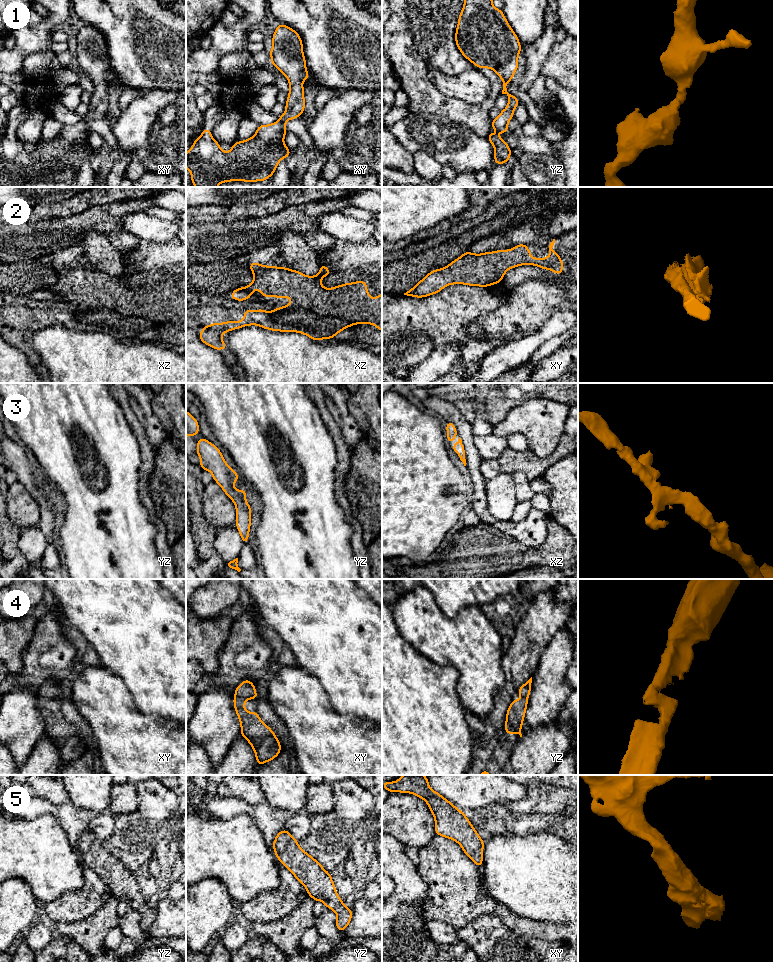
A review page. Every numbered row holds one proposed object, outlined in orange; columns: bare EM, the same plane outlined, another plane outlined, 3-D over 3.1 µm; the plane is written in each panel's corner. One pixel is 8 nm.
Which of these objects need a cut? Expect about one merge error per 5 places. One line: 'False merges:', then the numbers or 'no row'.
False merges: no row

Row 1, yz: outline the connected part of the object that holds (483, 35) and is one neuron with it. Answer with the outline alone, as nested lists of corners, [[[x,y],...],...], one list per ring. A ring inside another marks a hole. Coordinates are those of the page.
[[[464,0],[464,6],[458,19],[455,41],[462,55],[477,68],[490,68],[502,79],[502,94],[508,95],[508,106],[500,112],[495,120],[491,121],[491,127],[501,134],[509,131],[507,125],[513,118],[513,112],[518,106],[519,100],[508,92],[506,85],[512,81],[512,76],[518,69],[521,45],[502,10],[495,8],[492,0]]]

